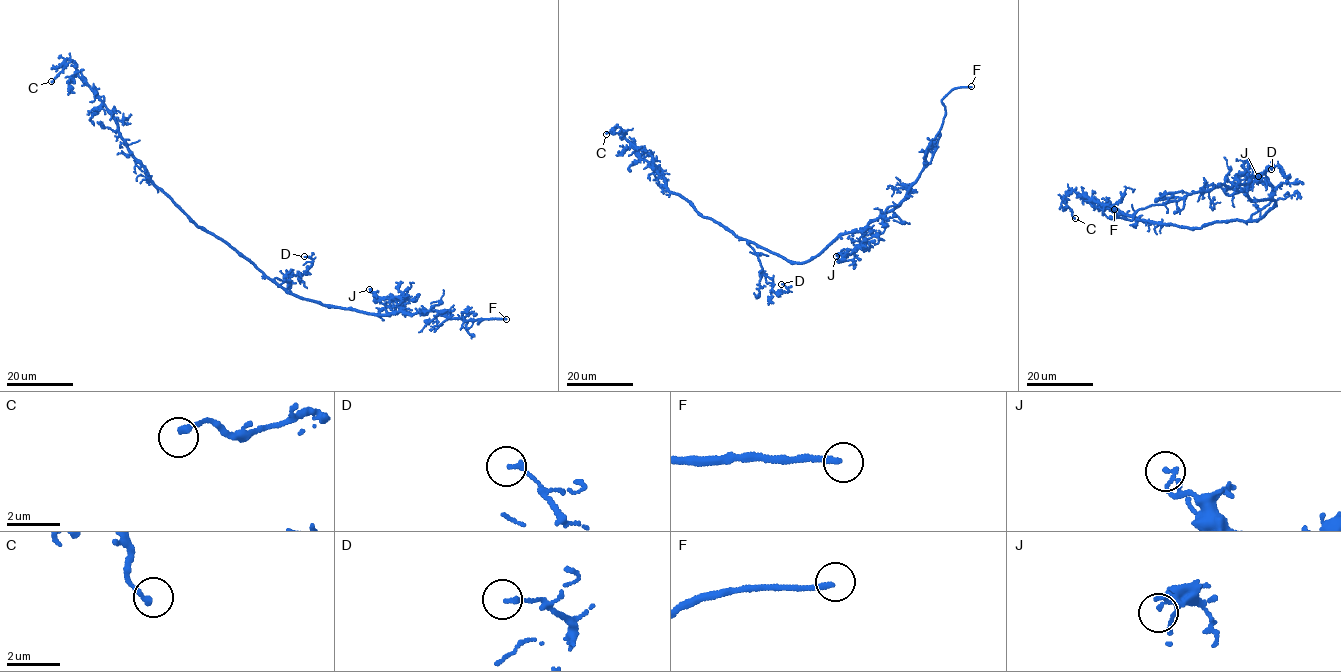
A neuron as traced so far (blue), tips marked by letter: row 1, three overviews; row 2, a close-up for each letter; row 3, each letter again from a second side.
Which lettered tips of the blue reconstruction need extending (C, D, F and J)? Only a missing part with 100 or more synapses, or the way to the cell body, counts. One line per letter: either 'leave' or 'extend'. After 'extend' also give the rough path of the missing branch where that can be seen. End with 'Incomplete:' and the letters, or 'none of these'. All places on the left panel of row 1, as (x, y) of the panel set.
C: leave
D: leave
F: extend | (506, 319), (532, 334)
J: leave
Incomplete: F

